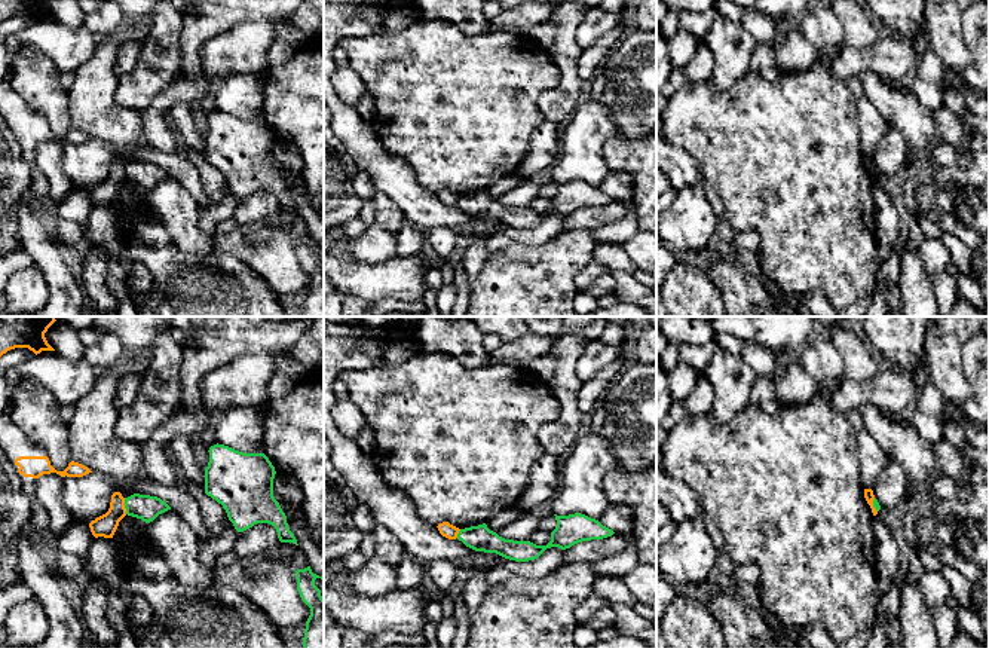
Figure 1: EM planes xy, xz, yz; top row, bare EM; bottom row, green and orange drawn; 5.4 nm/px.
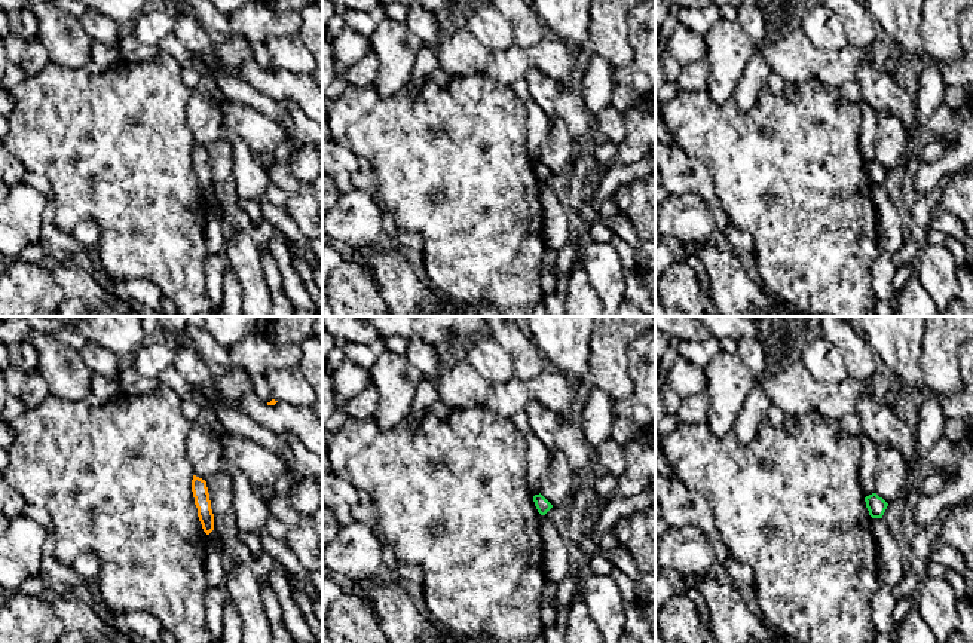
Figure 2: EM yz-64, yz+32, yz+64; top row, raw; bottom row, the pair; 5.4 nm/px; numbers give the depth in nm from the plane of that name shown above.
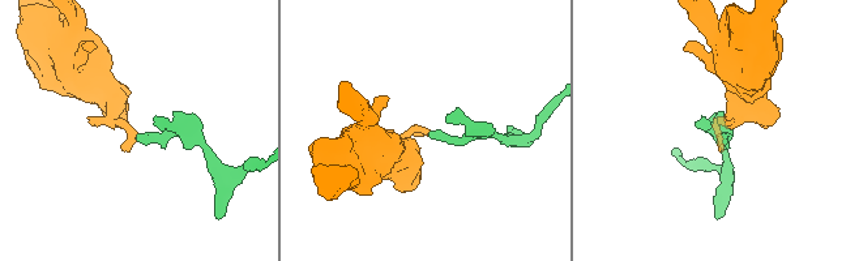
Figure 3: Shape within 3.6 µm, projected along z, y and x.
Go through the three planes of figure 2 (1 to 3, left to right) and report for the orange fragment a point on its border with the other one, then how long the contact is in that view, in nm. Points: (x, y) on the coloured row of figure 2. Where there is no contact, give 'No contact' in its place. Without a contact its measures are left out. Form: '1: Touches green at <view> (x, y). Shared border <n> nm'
1: No contact
2: No contact
3: No contact

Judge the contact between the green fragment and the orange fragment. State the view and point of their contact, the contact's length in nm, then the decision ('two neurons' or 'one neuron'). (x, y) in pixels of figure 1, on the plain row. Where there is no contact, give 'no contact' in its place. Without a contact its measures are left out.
xy (125, 173) | 90 nm | two neurons

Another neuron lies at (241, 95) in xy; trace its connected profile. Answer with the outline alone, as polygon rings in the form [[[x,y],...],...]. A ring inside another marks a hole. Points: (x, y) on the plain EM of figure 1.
[[[230,74],[217,95],[217,110],[244,120],[263,120],[263,80],[260,74]]]

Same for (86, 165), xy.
[[[95,138],[83,144],[62,144],[62,171],[77,189],[91,190],[105,181],[114,159],[128,165],[137,161],[135,149],[116,147]]]

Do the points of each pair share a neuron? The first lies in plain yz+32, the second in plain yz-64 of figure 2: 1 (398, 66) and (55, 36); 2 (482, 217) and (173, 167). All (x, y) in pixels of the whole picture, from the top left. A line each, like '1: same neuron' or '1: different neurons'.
1: same neuron
2: same neuron

